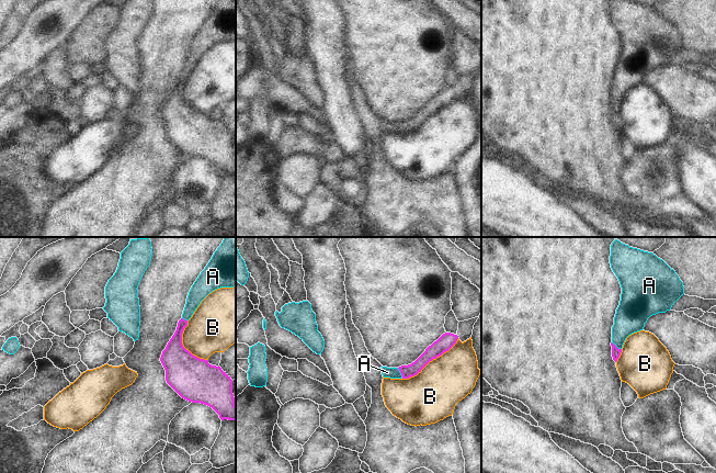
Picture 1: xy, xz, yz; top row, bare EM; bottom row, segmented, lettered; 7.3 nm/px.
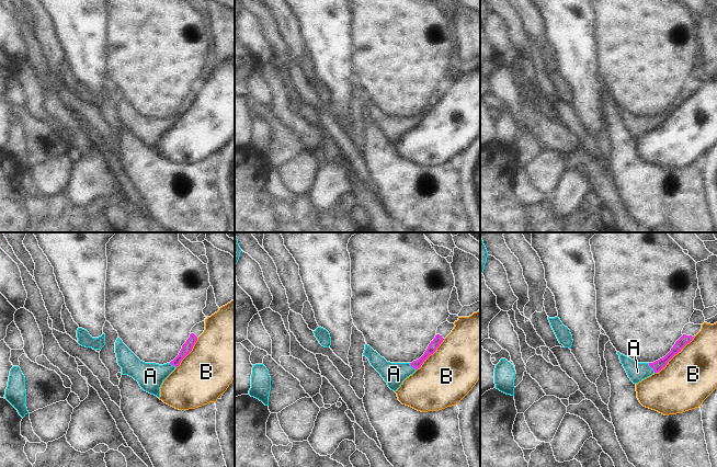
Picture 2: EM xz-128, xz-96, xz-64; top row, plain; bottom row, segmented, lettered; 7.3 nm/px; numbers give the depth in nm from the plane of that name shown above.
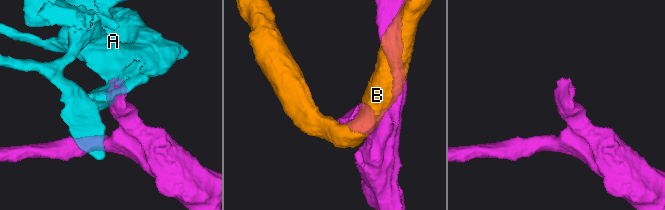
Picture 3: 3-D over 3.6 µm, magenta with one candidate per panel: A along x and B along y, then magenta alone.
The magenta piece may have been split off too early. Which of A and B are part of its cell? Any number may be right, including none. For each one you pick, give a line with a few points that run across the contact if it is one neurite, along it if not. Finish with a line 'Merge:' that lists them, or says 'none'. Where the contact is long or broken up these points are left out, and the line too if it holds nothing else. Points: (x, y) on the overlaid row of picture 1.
Merge: A

